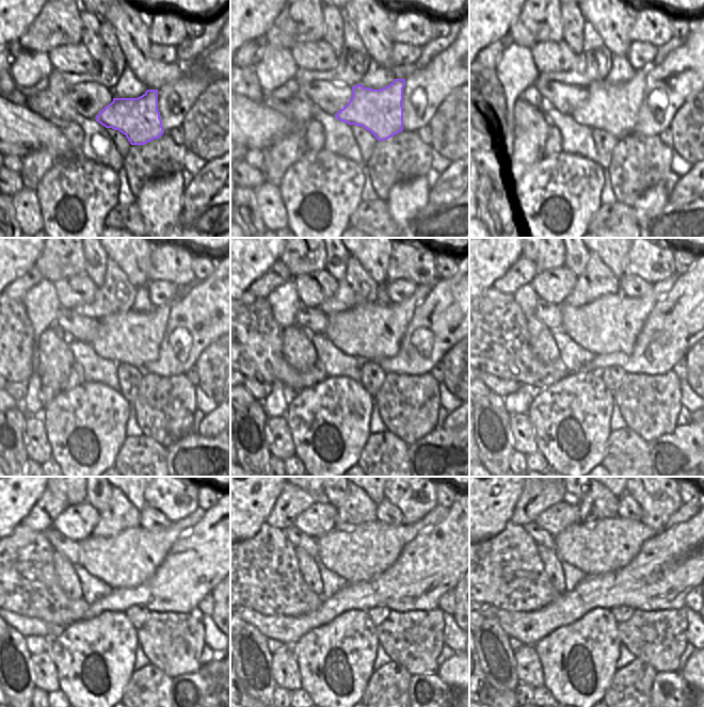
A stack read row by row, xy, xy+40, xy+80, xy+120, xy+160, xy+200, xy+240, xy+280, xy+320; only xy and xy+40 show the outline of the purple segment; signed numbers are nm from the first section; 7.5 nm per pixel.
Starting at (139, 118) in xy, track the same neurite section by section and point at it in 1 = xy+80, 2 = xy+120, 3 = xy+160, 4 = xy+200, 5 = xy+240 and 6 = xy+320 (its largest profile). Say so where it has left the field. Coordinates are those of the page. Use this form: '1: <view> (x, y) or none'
1: xy+80 (614, 109)
2: xy+120 (132, 337)
3: xy+160 (370, 332)
4: xy+200 (611, 323)
5: xy+240 (129, 559)
6: xy+320 (608, 545)

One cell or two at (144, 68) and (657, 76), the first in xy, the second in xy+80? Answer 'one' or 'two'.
two

